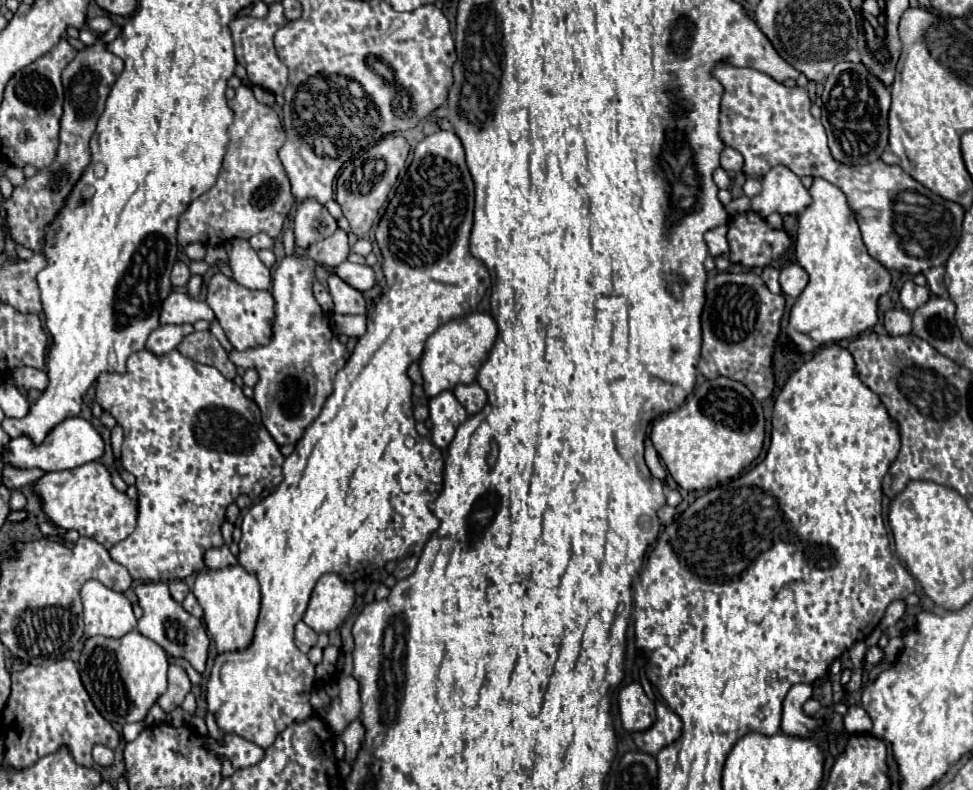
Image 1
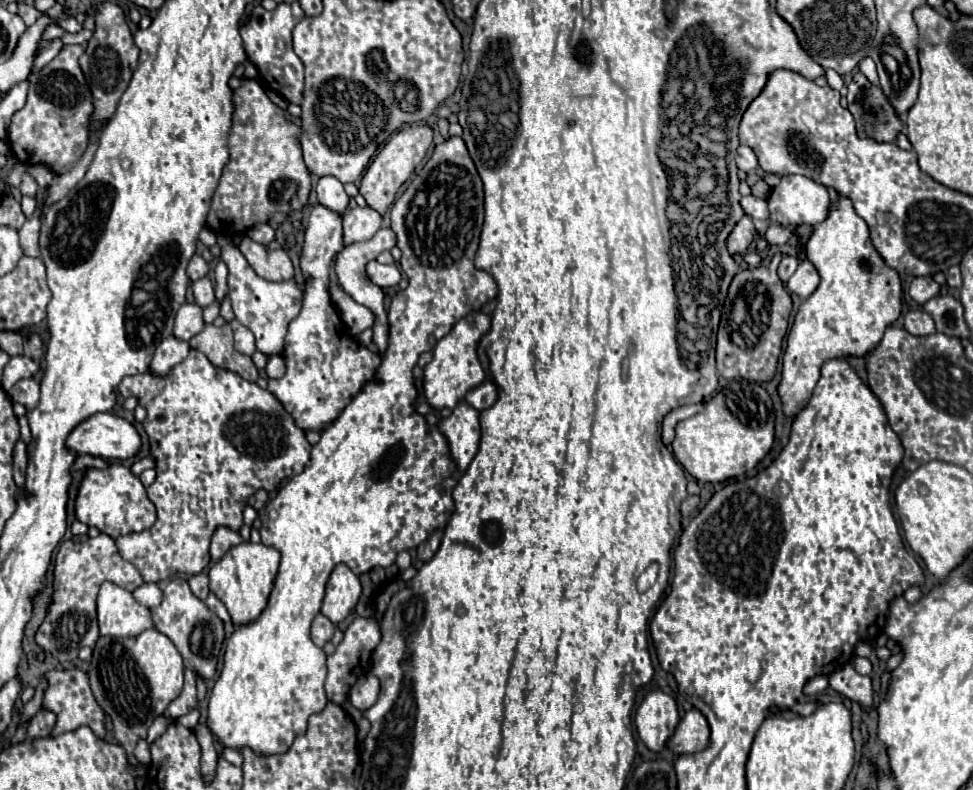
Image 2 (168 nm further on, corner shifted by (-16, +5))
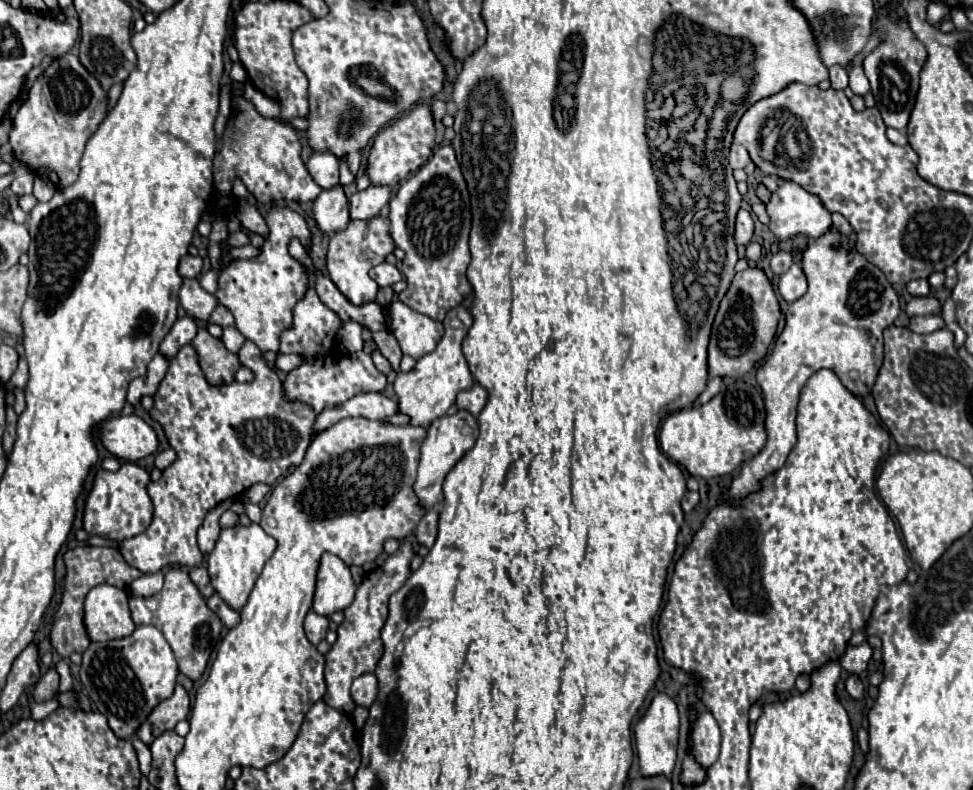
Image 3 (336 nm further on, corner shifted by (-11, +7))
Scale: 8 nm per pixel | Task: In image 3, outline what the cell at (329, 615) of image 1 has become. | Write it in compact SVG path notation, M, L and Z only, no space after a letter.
M325 552L319 560L313 610L321 616L331 616L337 610L345 610L353 598L355 582L349 566L339 556Z

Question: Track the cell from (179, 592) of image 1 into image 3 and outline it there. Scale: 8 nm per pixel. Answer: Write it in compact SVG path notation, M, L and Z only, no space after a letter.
M203 566L191 568L191 570L189 570L189 576L191 576L191 580L197 584L197 588L201 590L201 594L203 594L205 598L211 598L211 596L215 594L215 588L211 586L211 580L209 580L209 572L207 572L207 568L203 568Z

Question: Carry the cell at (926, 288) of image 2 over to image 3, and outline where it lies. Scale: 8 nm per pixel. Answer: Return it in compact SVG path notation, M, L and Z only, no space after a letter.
M911 280L907 284L907 292L911 296L929 296L929 282L927 280Z

